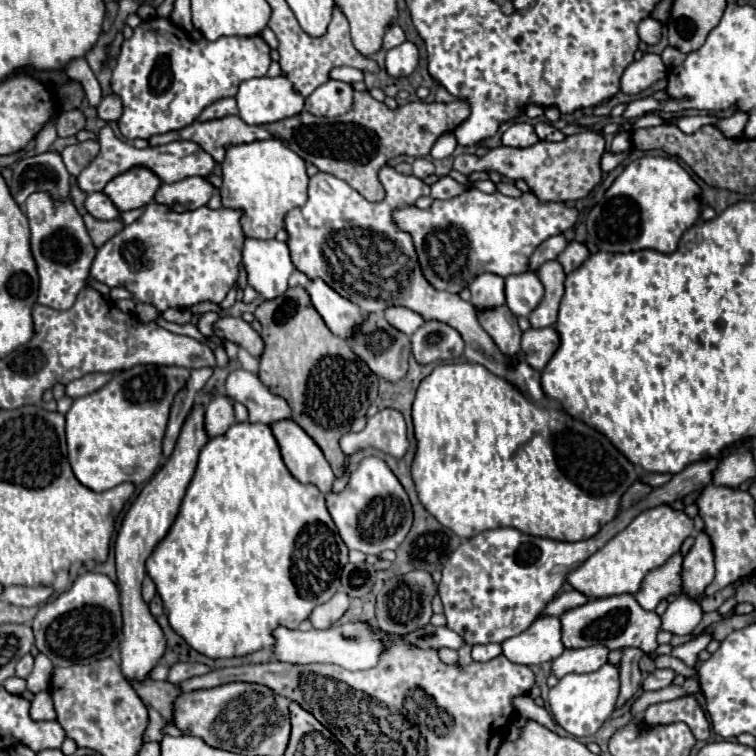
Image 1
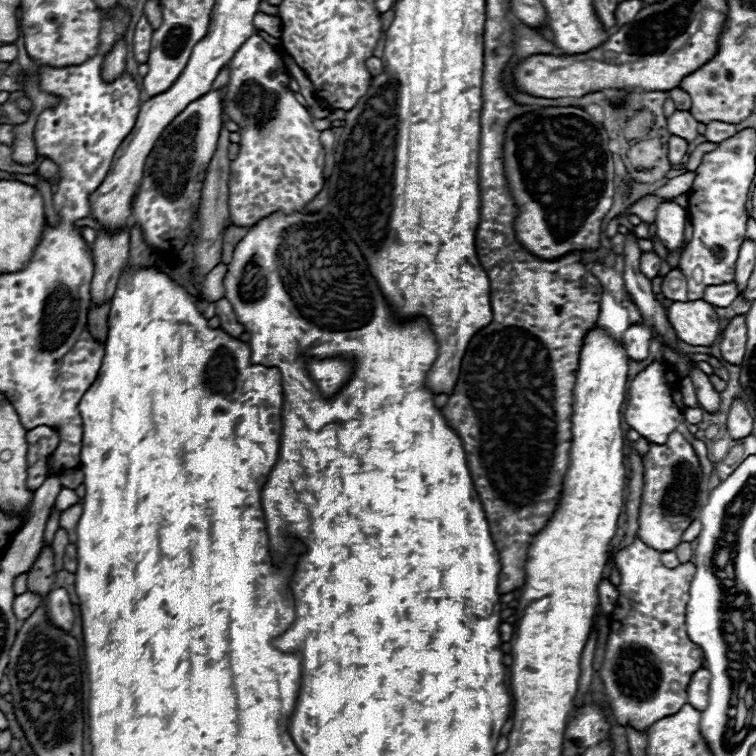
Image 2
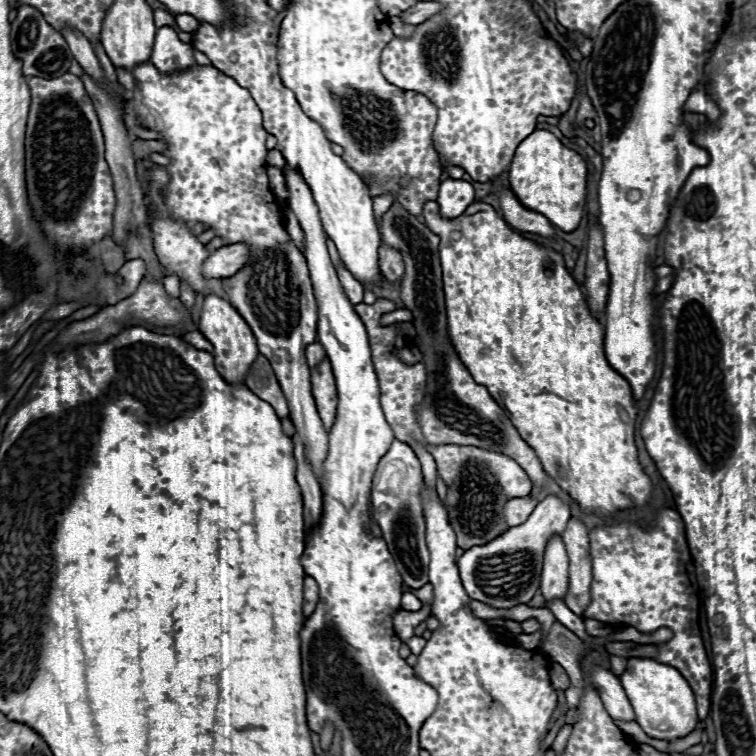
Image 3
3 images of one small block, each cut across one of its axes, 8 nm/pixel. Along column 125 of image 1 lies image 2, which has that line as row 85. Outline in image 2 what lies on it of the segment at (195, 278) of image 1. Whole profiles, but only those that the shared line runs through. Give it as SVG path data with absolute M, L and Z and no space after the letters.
M258 34L250 36L230 60L230 80L226 94L226 112L234 120L242 136L240 154L230 164L230 222L240 226L254 226L260 218L284 210L286 214L302 210L324 184L326 150L320 142L320 132L312 126L308 110L294 98L288 88L288 74L278 52Z

